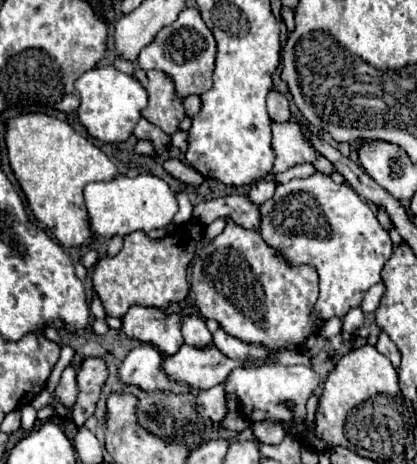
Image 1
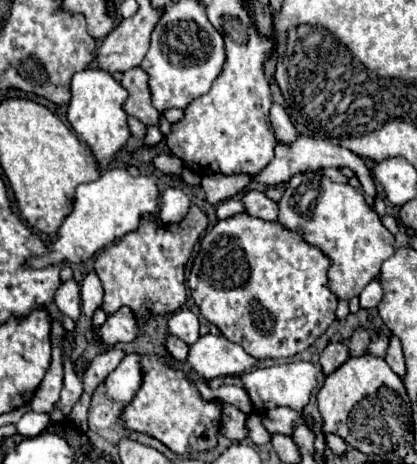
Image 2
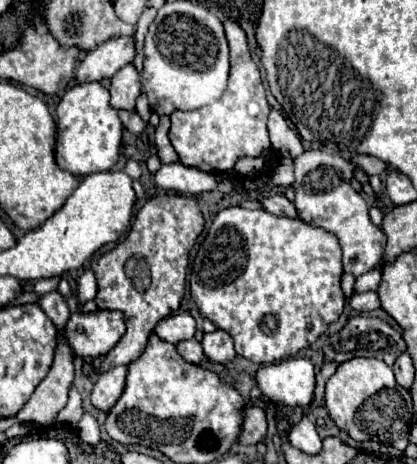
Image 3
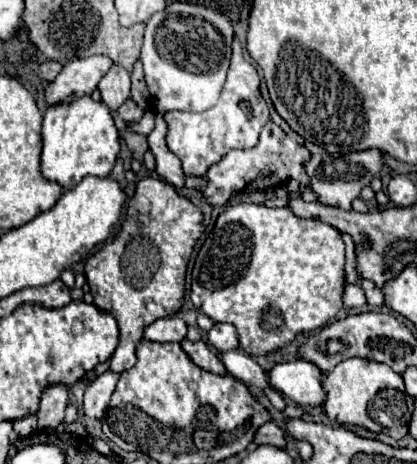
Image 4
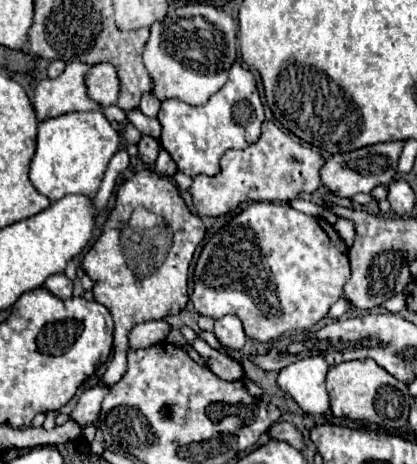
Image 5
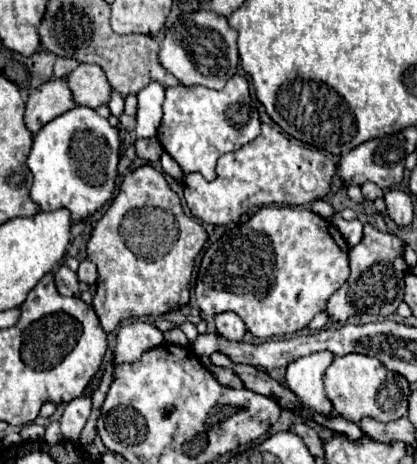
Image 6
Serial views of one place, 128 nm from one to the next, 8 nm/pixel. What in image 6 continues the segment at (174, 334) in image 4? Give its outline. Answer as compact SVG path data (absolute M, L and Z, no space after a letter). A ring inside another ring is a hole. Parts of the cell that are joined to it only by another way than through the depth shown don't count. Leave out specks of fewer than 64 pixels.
M130 322L120 328L116 336L116 362L136 362L146 350L152 350L164 342L162 332L148 322Z

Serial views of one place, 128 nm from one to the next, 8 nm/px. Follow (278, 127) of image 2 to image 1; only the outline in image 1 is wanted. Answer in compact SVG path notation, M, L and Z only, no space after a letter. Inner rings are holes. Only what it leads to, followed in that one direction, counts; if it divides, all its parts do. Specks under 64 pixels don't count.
M270 88L266 102L268 102L268 114L270 114L272 120L276 120L276 122L288 122L292 118L286 96L280 94L276 88Z

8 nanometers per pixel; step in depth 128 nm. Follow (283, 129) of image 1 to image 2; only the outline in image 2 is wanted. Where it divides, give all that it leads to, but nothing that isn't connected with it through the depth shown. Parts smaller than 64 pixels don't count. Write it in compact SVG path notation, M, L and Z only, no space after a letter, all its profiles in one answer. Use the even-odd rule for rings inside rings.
M298 134L296 140L292 144L278 144L276 146L276 156L274 160L256 176L256 180L264 186L278 186L278 184L284 184L288 182L292 176L296 174L302 174L302 172L308 172L308 170L318 170L318 168L326 168L326 166L334 166L334 168L342 168L342 166L348 166L350 170L354 170L354 174L358 176L358 180L362 182L362 188L364 192L375 198L377 194L376 186L370 176L370 168L364 164L364 160L360 156L356 156L354 152L348 152L346 148L342 146L336 146L336 144L330 144L322 138L316 138L316 136L308 136L308 134Z

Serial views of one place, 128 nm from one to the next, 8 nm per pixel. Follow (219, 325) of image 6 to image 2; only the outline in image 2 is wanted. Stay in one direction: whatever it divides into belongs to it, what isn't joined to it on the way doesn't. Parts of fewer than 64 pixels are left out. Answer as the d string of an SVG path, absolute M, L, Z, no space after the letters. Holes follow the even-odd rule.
M212 334L200 336L200 340L190 346L186 362L204 380L244 374L258 364L258 360L248 356L242 346Z

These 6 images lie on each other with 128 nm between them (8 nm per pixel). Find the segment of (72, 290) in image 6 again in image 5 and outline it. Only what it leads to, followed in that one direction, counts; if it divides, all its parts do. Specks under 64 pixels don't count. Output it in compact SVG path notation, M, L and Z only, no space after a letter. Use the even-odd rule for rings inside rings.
M56 274L56 276L50 276L44 284L44 288L48 288L48 292L52 292L56 298L70 298L72 296L72 282L64 276L64 274Z

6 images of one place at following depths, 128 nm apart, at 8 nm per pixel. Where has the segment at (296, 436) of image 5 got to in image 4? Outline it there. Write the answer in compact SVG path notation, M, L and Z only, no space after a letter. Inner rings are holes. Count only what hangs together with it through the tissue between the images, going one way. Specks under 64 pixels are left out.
M266 422L258 428L256 436L254 436L254 442L256 444L270 444L270 446L276 446L276 448L284 448L284 432L272 424L272 422Z

